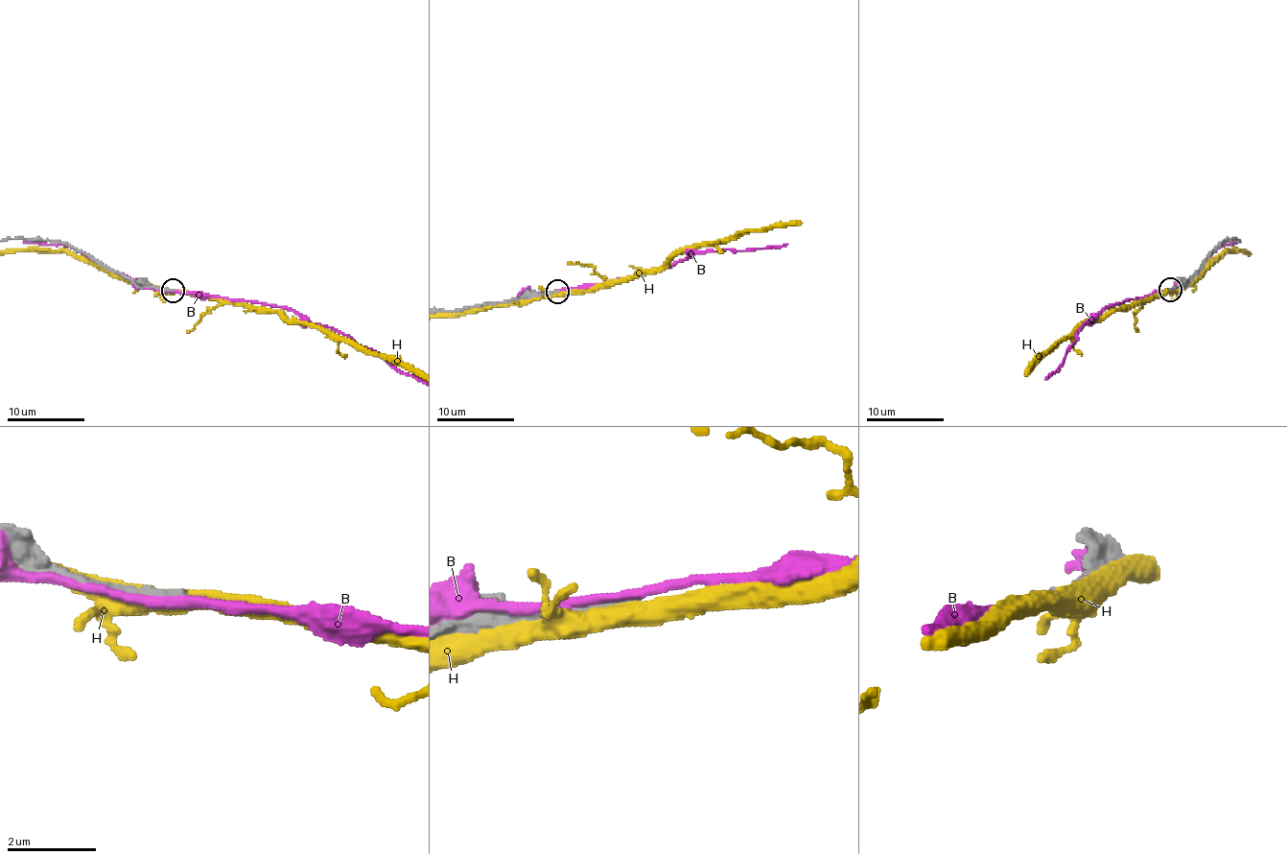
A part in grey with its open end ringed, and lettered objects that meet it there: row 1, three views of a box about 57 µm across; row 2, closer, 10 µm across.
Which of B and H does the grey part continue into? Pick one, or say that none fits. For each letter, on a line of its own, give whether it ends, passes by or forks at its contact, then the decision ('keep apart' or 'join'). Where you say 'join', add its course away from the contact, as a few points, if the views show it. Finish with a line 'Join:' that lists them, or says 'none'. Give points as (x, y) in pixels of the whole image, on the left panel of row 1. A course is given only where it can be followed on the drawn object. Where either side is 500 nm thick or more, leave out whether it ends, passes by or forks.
B: it passes by; keep apart
H: it forks; keep apart
Join: none

